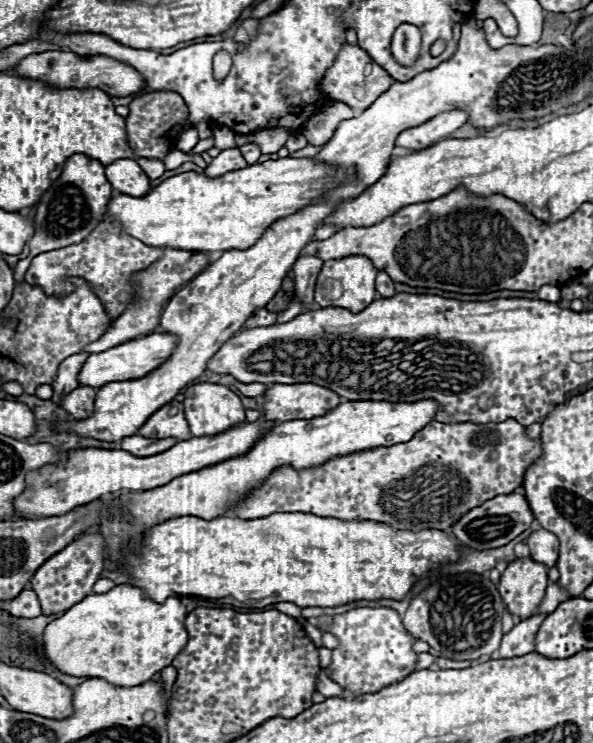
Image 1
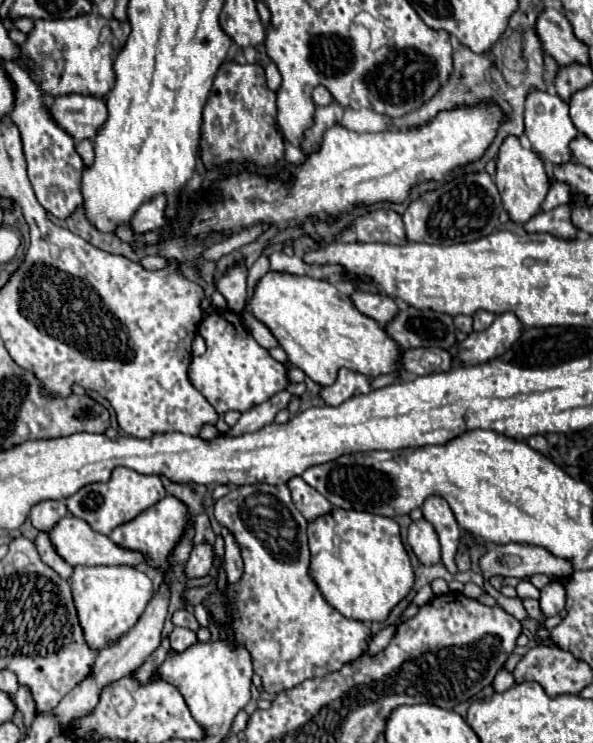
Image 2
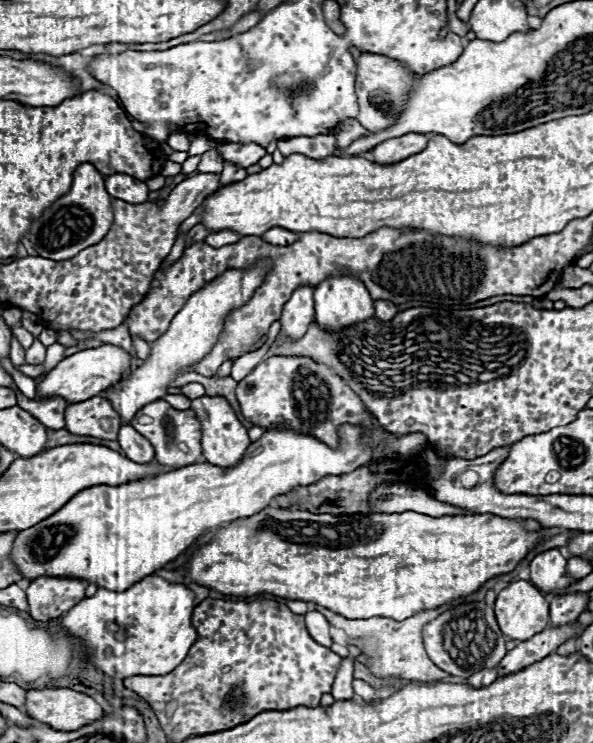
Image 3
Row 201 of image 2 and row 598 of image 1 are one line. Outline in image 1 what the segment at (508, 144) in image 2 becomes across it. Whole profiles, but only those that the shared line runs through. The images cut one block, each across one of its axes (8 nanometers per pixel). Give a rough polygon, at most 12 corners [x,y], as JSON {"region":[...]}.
{"region":[[526,558],[502,572],[506,610],[528,620],[538,614],[548,568]]}

